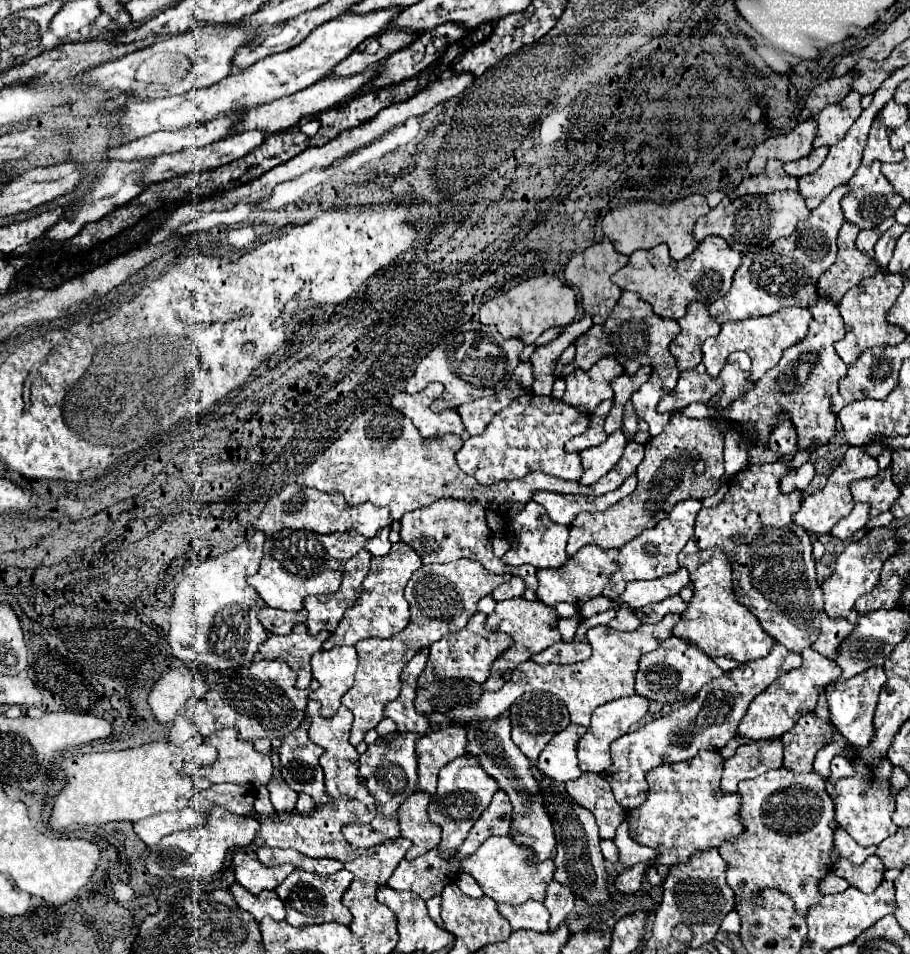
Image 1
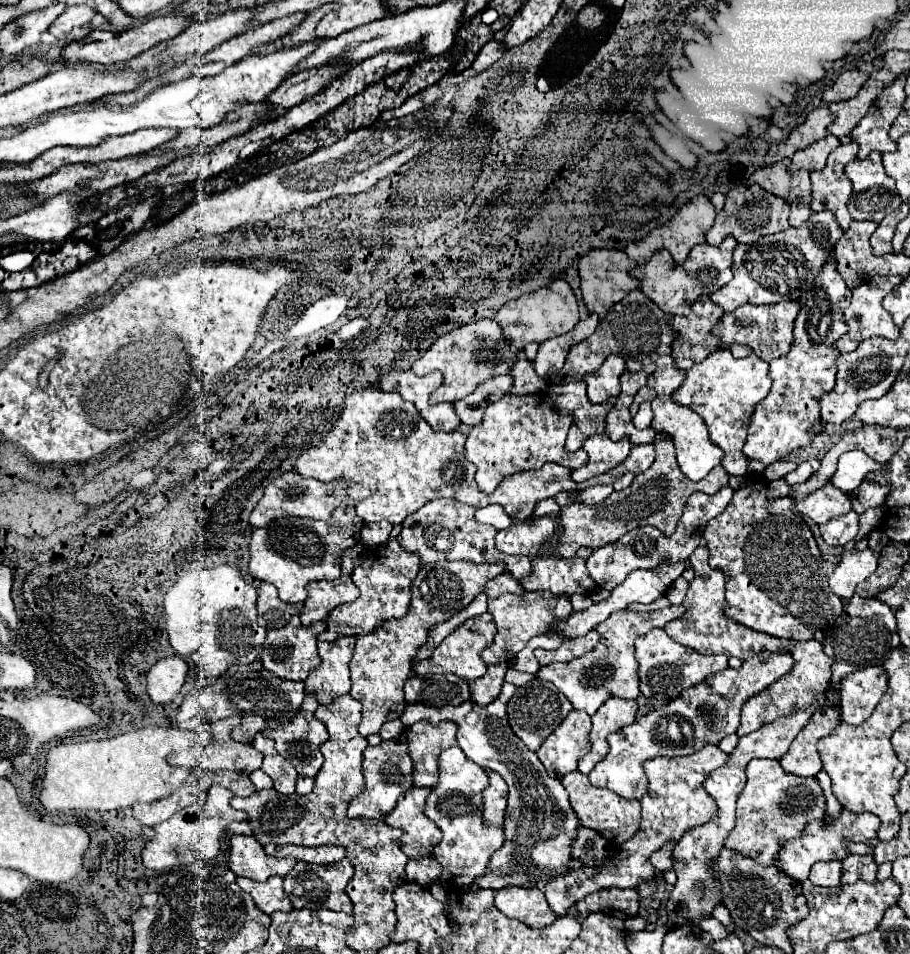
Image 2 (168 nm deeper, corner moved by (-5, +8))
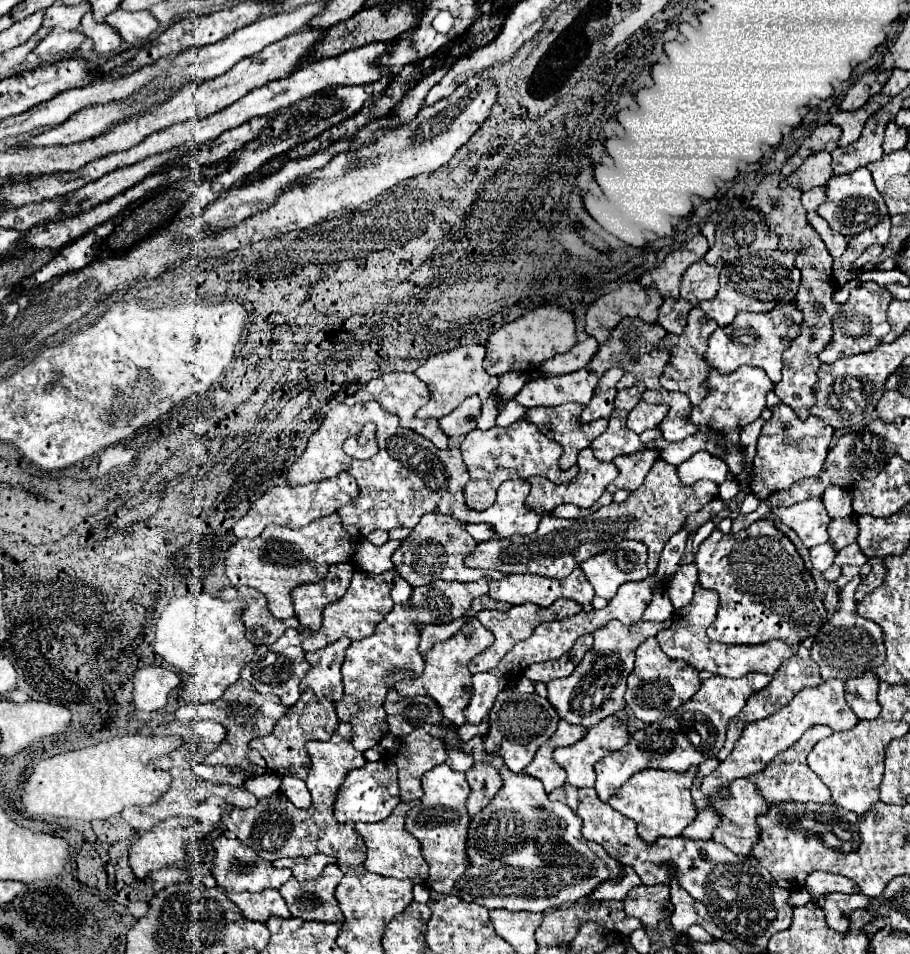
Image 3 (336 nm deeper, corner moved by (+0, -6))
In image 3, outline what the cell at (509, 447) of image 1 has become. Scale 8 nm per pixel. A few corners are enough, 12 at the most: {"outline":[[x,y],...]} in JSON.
{"outline":[[532,422],[474,428],[460,446],[472,510],[506,480],[564,484],[562,446]]}

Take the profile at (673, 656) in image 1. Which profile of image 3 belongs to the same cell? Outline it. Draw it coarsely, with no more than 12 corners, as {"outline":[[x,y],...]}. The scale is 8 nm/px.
{"outline":[[656,638],[636,650],[626,704],[646,724],[690,700],[698,670]]}

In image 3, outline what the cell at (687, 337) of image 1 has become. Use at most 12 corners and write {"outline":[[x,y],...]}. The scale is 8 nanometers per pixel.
{"outline":[[692,308],[680,336],[658,344],[670,352],[660,384],[692,404],[706,394],[708,338],[718,324]]}

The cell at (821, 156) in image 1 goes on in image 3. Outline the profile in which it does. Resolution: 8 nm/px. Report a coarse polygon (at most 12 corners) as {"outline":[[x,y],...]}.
{"outline":[[816,152],[788,176],[810,190],[832,178],[830,152]]}

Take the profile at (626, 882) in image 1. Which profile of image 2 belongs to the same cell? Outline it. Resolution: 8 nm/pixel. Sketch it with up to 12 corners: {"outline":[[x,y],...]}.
{"outline":[[717,746],[645,760],[641,830],[601,866],[545,884],[557,916],[603,888],[653,878],[649,854],[717,812]]}

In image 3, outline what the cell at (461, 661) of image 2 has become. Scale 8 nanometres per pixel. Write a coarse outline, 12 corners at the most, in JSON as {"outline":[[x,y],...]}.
{"outline":[[472,618],[452,640],[438,642],[402,696],[428,694],[444,726],[464,724],[472,696],[468,662],[494,636]]}

